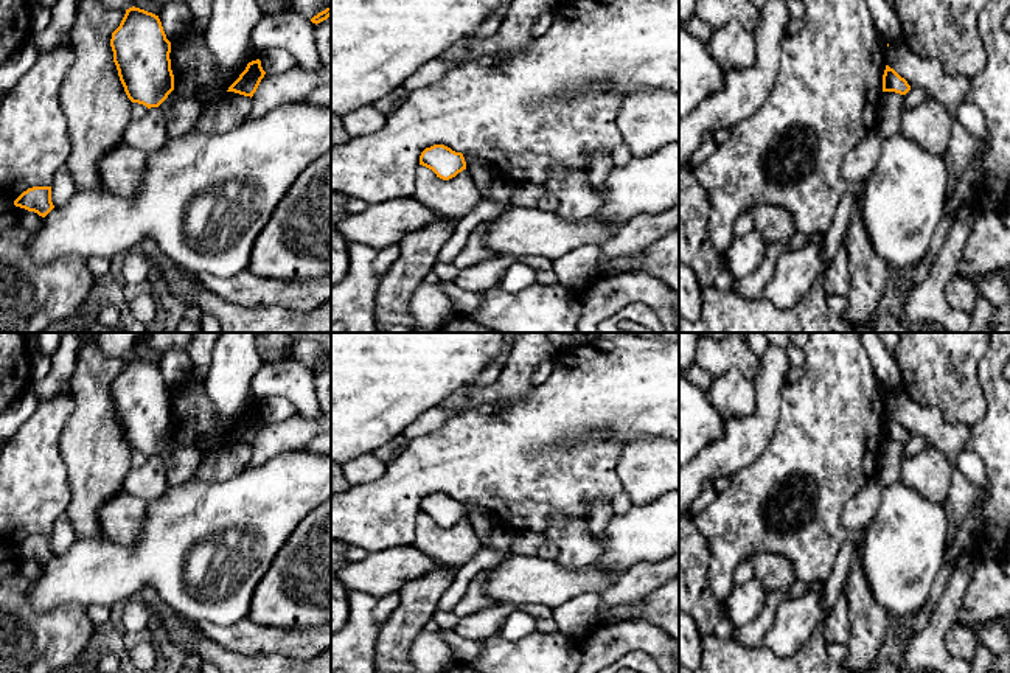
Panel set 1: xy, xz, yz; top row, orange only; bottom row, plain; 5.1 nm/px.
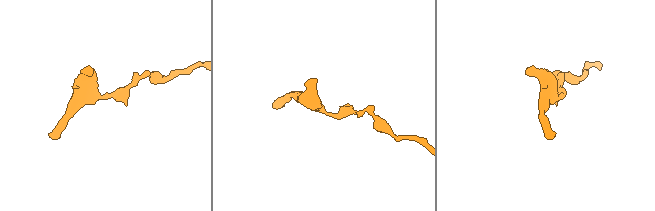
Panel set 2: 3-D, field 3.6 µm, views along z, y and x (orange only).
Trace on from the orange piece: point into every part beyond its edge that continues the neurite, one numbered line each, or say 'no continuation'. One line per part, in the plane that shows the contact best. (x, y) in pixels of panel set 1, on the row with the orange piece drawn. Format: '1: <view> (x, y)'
no continuation

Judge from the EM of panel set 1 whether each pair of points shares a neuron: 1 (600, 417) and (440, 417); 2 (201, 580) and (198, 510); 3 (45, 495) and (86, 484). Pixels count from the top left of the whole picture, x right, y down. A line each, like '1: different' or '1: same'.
1: different
2: same
3: different

